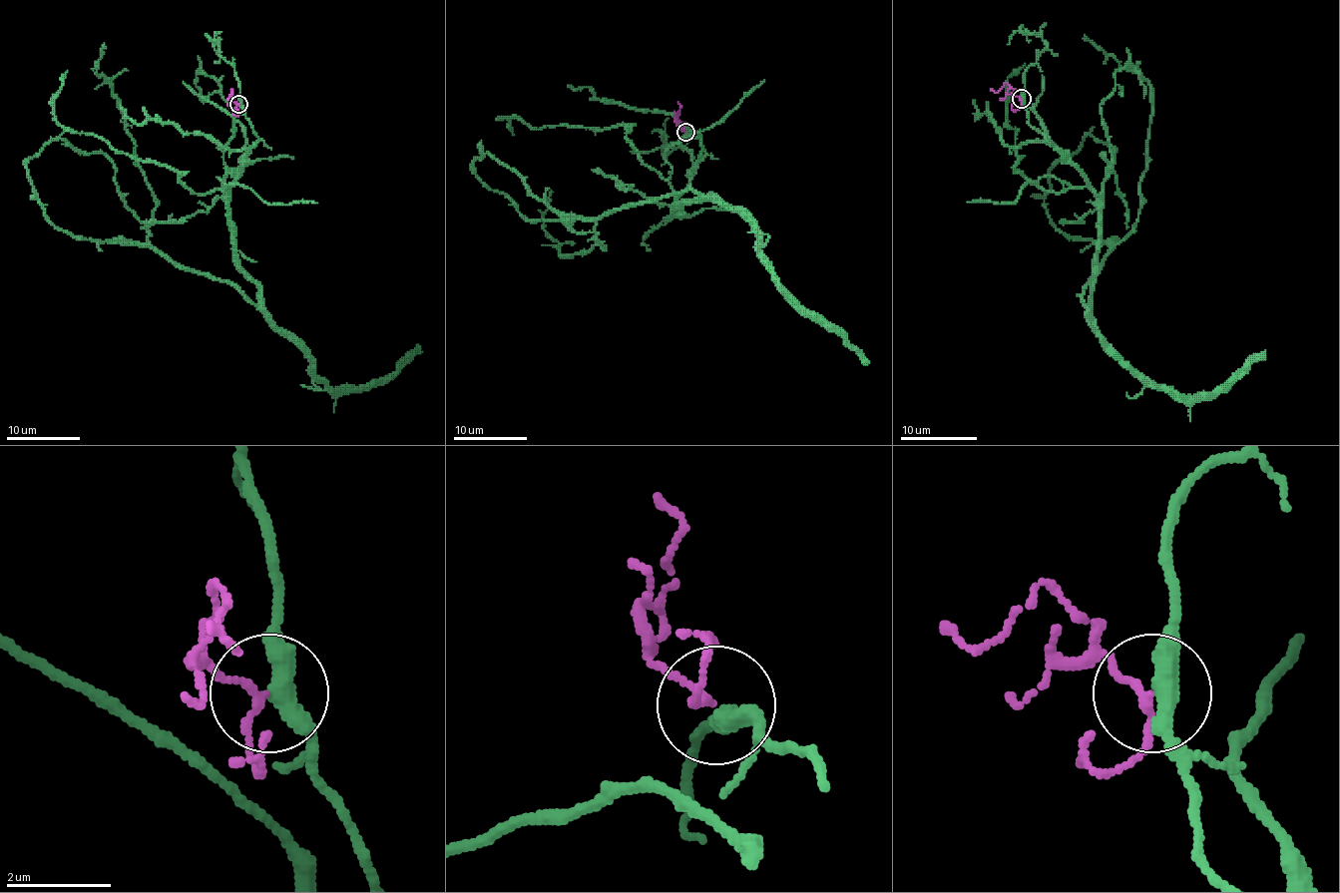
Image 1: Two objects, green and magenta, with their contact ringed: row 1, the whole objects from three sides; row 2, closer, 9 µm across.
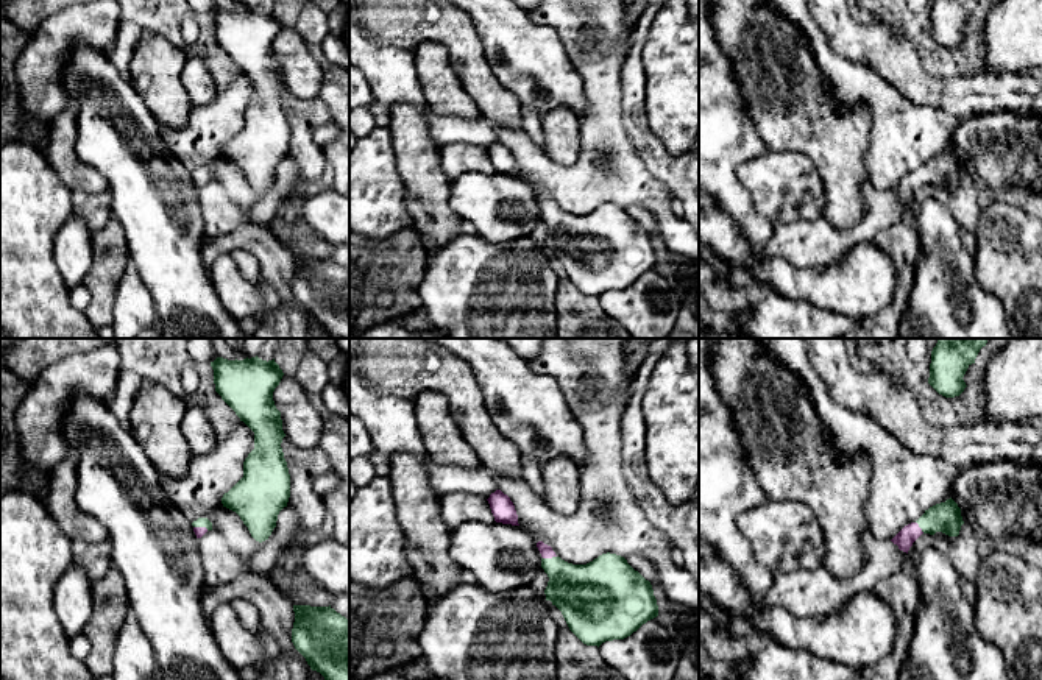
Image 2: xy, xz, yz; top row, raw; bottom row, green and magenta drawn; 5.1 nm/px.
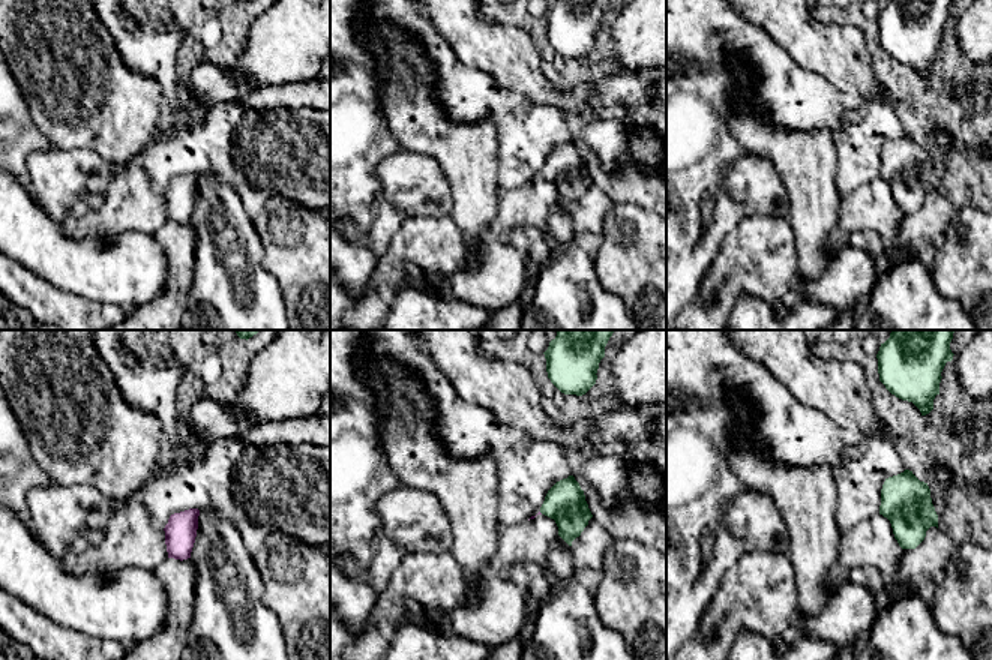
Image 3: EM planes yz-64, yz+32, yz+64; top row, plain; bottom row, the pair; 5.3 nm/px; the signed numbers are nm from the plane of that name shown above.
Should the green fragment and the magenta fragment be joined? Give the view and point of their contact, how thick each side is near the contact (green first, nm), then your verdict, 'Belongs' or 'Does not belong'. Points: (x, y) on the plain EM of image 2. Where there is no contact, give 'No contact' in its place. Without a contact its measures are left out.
Touches green at xz (549, 209). Thickness 300 nm (green) against 70 nm. Belongs

